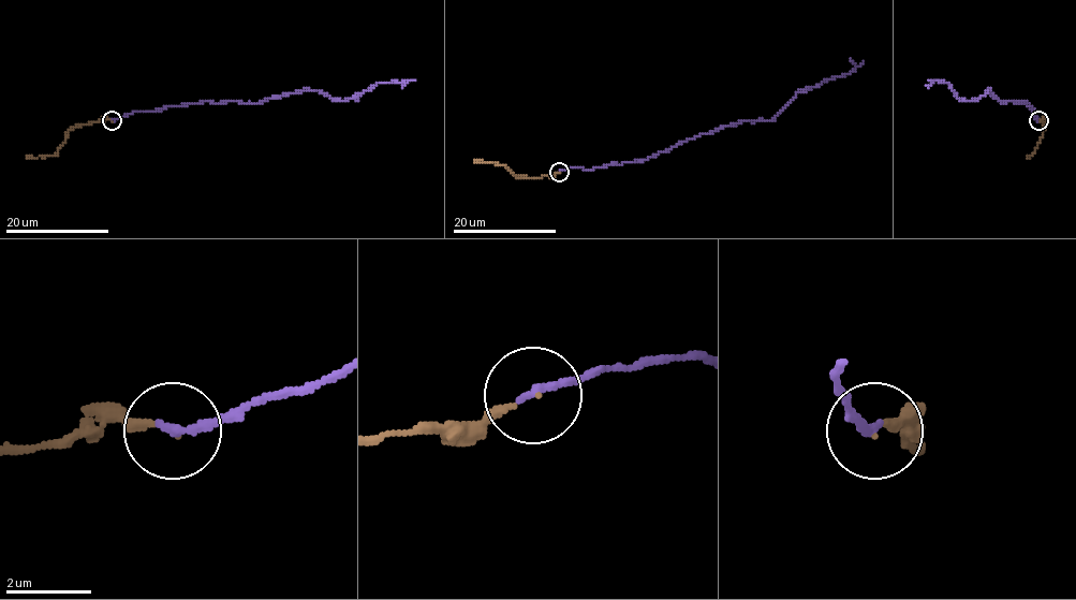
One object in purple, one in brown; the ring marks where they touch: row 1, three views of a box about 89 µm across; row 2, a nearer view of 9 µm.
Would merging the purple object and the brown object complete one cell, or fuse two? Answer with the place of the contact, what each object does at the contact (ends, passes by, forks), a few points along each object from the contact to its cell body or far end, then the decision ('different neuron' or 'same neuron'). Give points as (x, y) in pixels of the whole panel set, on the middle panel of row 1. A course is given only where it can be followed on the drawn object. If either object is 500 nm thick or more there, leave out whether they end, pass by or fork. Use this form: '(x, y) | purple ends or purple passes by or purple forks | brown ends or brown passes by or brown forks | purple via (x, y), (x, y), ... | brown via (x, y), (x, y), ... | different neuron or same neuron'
(559, 172) | purple ends | brown ends | purple via (559, 172), (646, 160), (745, 120), (769, 121), (801, 90), (851, 73), (856, 66), (850, 59) | brown via (560, 172), (530, 178), (516, 176), (503, 165), (473, 161) | same neuron

